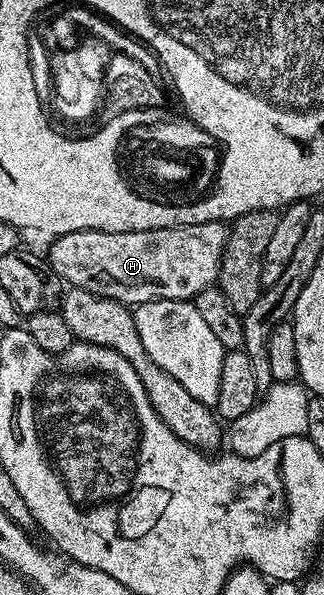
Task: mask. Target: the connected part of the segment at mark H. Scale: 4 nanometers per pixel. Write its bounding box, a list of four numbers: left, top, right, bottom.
[47,222,229,305]

